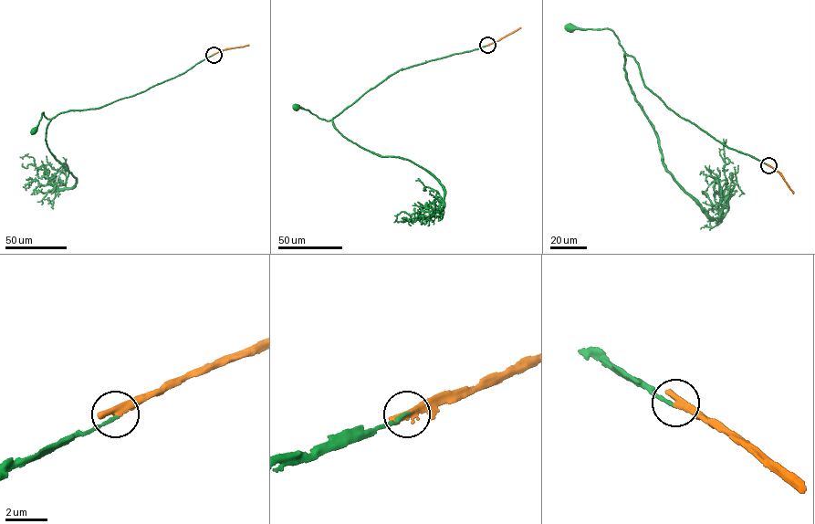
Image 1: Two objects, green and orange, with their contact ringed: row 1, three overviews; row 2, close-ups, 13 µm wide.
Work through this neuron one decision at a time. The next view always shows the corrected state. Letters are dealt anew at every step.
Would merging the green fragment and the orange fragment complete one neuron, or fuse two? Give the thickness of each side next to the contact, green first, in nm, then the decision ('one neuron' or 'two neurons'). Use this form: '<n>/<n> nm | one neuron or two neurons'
150/440 nm | one neuron

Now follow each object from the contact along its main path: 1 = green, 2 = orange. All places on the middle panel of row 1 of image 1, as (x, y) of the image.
1: (487, 45), (396, 71), (329, 120), (296, 106)
2: (487, 45), (520, 27)

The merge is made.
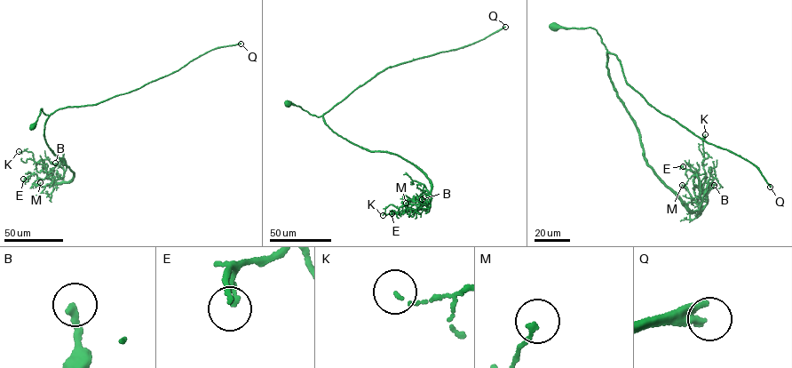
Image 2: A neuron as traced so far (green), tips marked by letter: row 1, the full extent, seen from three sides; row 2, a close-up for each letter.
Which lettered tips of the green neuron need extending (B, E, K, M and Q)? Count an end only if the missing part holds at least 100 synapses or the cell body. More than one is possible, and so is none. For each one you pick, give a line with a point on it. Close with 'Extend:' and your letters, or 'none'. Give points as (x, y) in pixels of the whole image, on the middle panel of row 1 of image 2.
Q: Place: (505, 27)
Extend: Q

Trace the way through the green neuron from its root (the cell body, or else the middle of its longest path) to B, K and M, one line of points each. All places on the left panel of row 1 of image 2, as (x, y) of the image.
B: (33, 126), (42, 108), (48, 116), (46, 143), (73, 172), (72, 179), (55, 181), (55, 163)
K: (33, 126), (42, 108), (48, 116), (46, 143), (73, 177), (55, 182), (33, 153), (19, 151)
M: (33, 126), (42, 108), (48, 116), (43, 134), (47, 145), (74, 175), (67, 181), (35, 185), (40, 182)

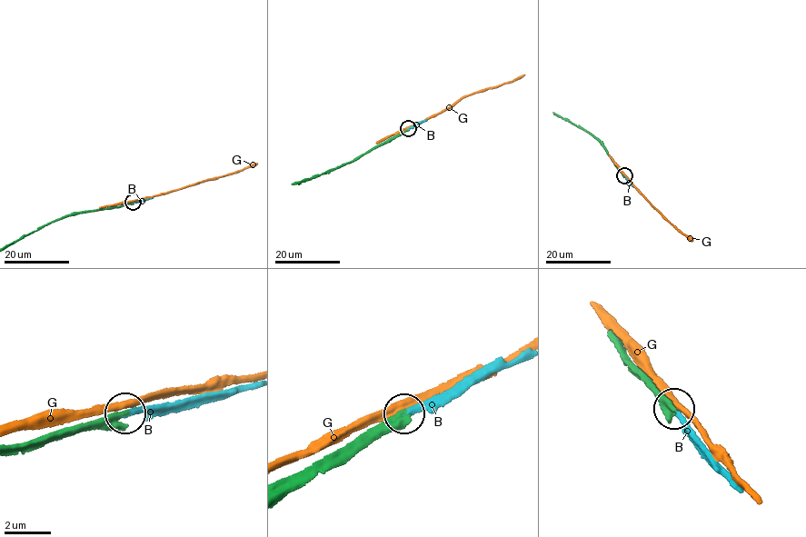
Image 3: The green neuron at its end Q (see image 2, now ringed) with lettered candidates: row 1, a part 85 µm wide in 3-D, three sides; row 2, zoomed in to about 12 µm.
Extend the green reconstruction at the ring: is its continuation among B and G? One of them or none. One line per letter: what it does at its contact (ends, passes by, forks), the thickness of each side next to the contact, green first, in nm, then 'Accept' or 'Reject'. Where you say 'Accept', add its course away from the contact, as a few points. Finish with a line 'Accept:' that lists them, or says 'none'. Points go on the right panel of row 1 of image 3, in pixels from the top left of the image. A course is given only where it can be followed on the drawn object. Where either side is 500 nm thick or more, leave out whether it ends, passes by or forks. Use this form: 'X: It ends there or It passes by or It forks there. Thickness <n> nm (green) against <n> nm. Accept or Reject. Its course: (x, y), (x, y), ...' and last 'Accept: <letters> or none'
B: It ends there. Thickness 480 nm (green) against 240 nm. Accept. Its course: (623, 175), (633, 187)
G: It passes by. Thickness 360 nm (green) against 320 nm. Reject
Accept: B

